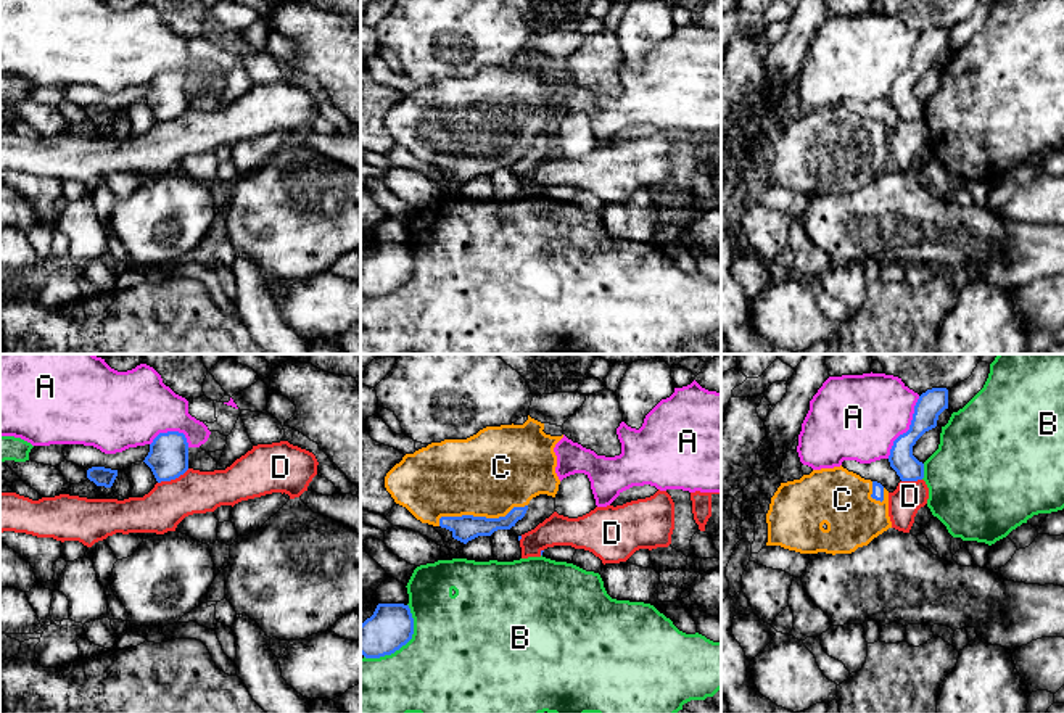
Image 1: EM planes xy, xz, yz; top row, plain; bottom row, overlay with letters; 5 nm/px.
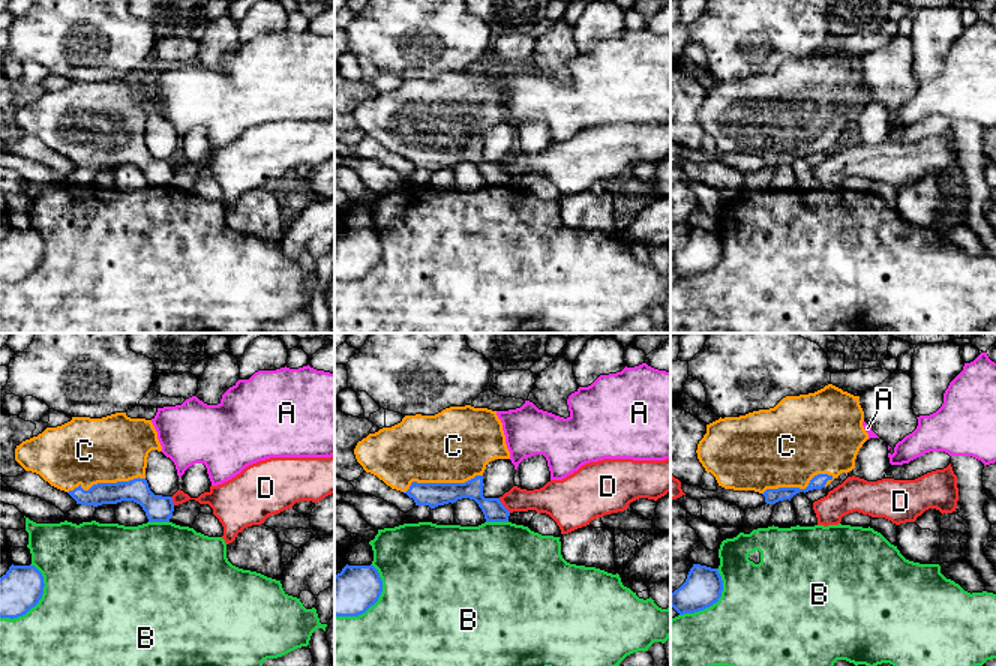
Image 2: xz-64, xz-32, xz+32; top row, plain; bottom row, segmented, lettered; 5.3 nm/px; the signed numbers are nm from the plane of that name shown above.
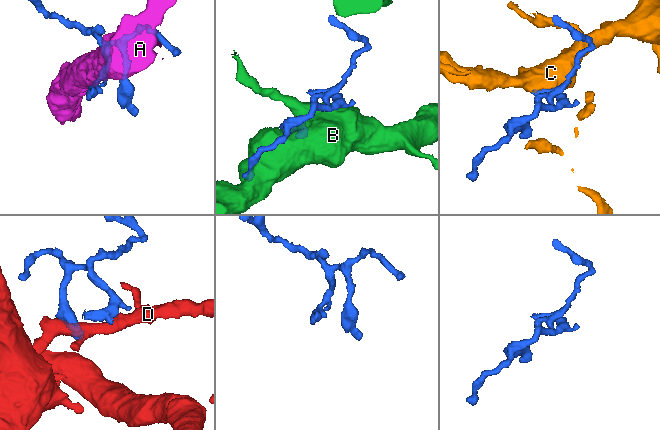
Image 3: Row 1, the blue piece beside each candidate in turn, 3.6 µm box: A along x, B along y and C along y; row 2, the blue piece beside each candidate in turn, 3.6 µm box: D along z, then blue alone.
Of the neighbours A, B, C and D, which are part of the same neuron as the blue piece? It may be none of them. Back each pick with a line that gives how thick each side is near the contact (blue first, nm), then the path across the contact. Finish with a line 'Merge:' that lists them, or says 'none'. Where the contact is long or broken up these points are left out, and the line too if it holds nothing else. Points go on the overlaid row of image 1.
C: Thickness 130 nm (blue) against 420 nm
Merge: C

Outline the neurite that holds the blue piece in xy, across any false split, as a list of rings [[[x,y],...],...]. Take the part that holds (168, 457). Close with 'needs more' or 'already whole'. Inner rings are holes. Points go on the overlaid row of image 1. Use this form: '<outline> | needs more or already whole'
[[[159,433],[143,460],[158,483],[179,478],[188,470],[188,443],[184,433]]] | already whole

